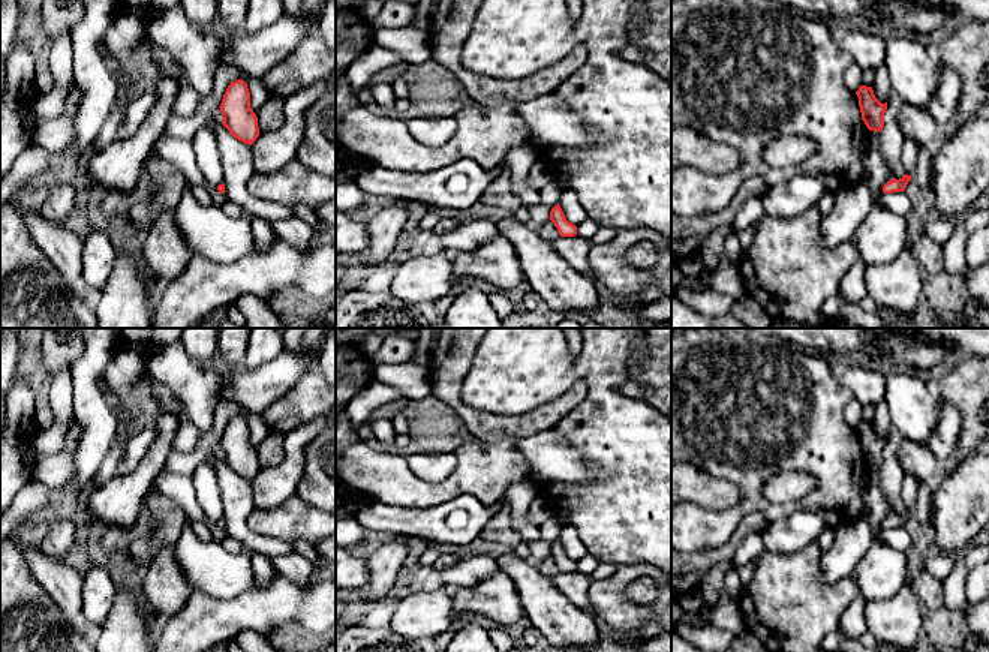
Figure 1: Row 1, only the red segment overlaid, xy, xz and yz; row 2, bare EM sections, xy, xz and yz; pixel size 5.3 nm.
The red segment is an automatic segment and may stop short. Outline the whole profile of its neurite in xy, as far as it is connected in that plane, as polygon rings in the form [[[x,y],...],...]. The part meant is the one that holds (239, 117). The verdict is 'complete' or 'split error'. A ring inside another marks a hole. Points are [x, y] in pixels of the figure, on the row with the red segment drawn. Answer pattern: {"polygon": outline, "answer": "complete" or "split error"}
{"polygon": [[[243,79],[231,82],[220,103],[223,126],[238,141],[252,145],[259,136],[258,117],[250,108],[250,91]]], "answer": "complete"}

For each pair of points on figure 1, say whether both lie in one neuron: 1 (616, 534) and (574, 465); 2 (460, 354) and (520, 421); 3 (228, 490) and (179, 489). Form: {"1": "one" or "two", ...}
{"1": "two", "2": "one", "3": "two"}

